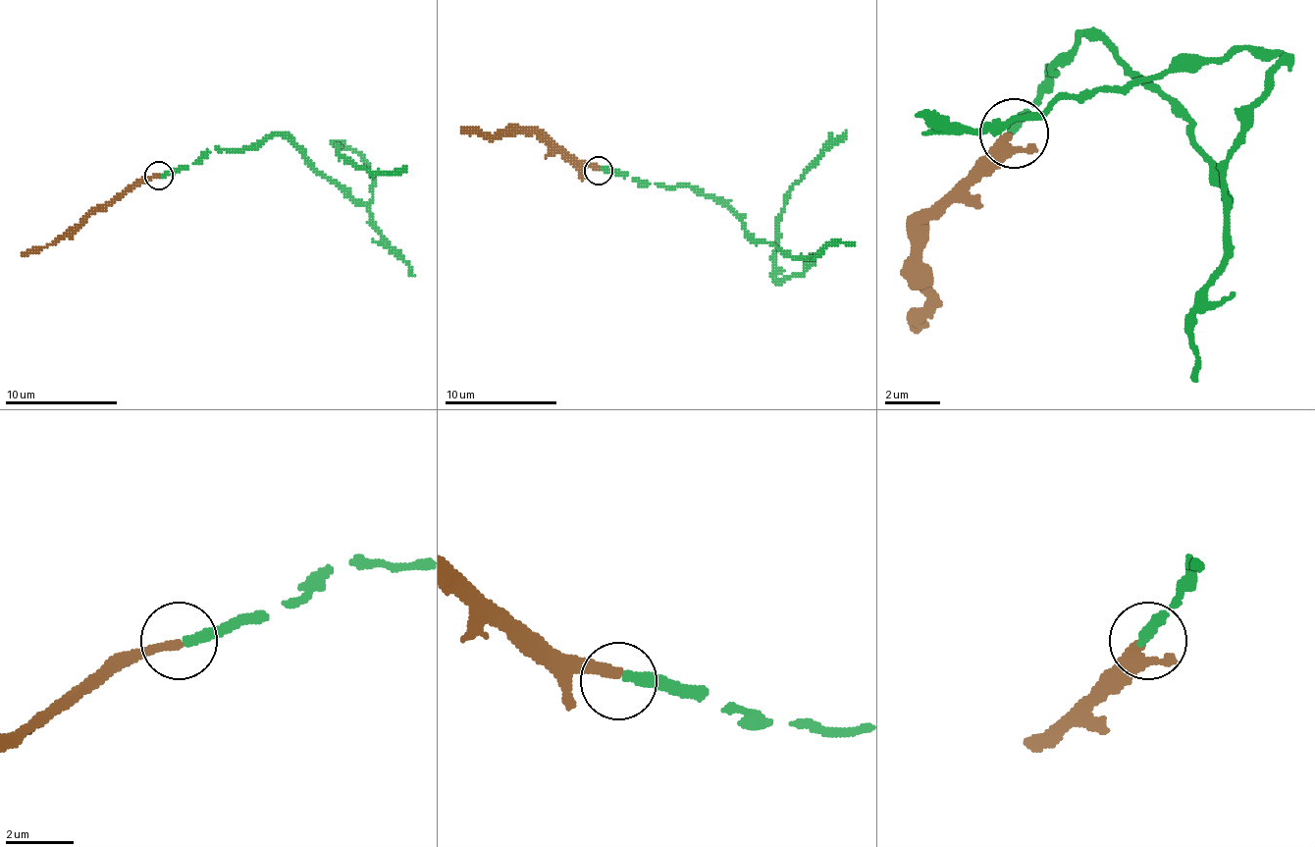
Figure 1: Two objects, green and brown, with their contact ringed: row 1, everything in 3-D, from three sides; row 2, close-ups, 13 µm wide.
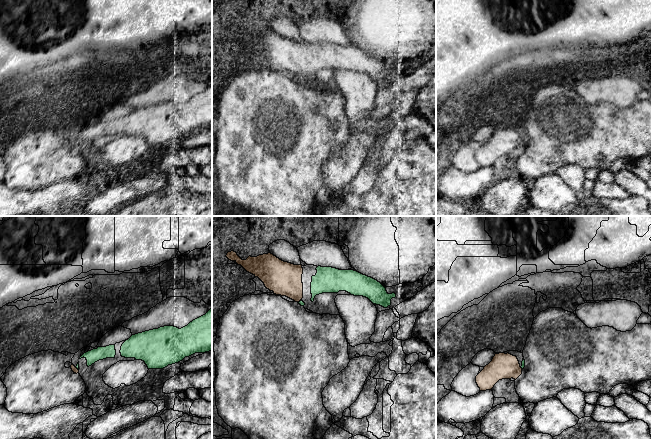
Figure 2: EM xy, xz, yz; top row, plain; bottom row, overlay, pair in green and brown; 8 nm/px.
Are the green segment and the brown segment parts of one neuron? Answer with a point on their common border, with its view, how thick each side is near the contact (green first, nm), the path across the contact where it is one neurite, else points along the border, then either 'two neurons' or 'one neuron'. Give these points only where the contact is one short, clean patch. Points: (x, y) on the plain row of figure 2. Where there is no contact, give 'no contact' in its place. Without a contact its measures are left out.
no contact | one neuron

